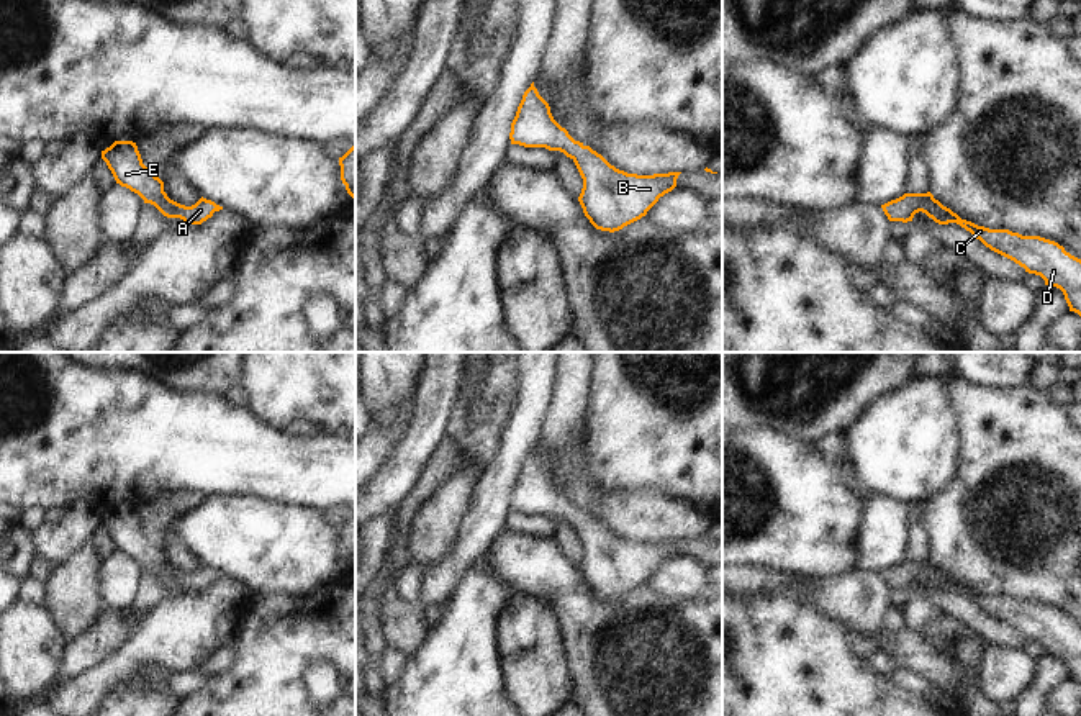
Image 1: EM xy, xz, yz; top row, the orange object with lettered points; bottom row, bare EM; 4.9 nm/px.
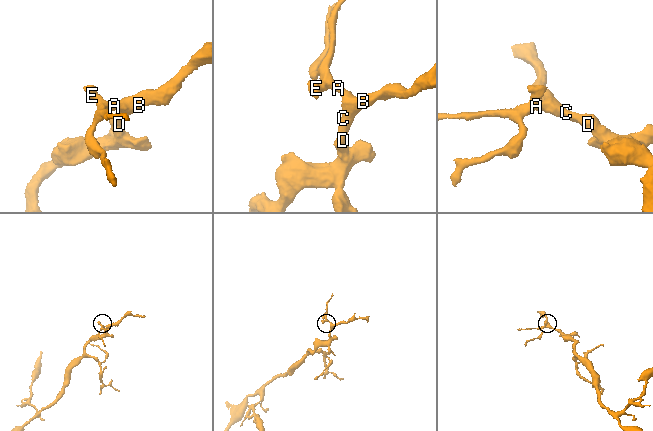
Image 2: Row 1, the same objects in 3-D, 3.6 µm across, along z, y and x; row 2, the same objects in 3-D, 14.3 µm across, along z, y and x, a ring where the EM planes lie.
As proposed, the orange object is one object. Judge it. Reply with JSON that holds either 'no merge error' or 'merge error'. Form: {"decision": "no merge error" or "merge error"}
{"decision": "no merge error"}

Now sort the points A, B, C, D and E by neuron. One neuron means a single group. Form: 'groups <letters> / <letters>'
groups A B C D E

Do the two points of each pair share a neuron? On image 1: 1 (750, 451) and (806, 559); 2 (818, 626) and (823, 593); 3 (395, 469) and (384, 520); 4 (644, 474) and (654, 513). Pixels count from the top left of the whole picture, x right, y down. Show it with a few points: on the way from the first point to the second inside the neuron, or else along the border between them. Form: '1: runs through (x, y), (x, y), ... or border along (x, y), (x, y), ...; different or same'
1: runs through (765, 477), (772, 484), (772, 493), (806, 533); same
2: border along (811, 579), (808, 585), (809, 598), (850, 631); different
3: border along (395, 508), (385, 508), (372, 518); different
4: border along (608, 489), (654, 489), (685, 498); different

